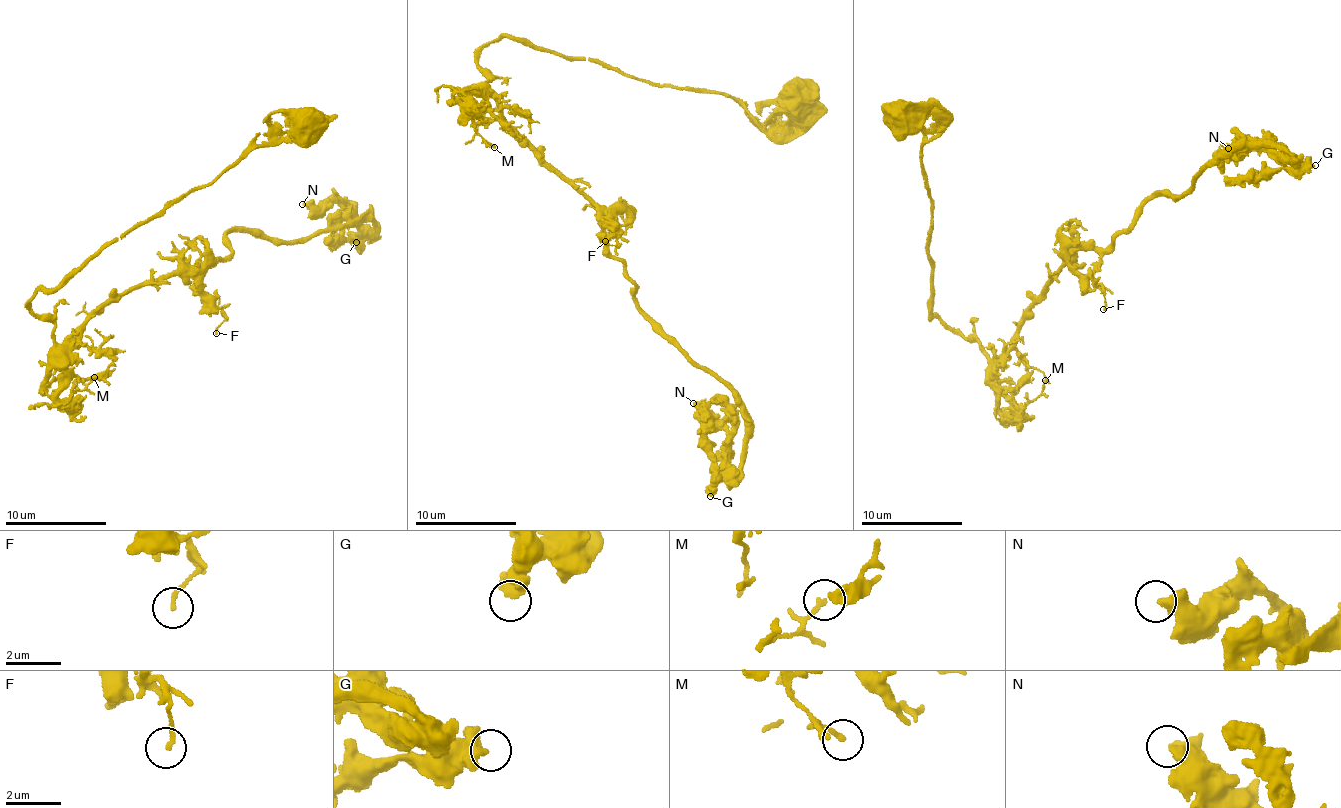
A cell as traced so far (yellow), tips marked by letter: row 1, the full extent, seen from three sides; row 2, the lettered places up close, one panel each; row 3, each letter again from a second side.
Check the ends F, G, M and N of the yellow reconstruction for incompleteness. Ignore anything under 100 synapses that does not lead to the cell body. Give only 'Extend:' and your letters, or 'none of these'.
Extend: none of these

